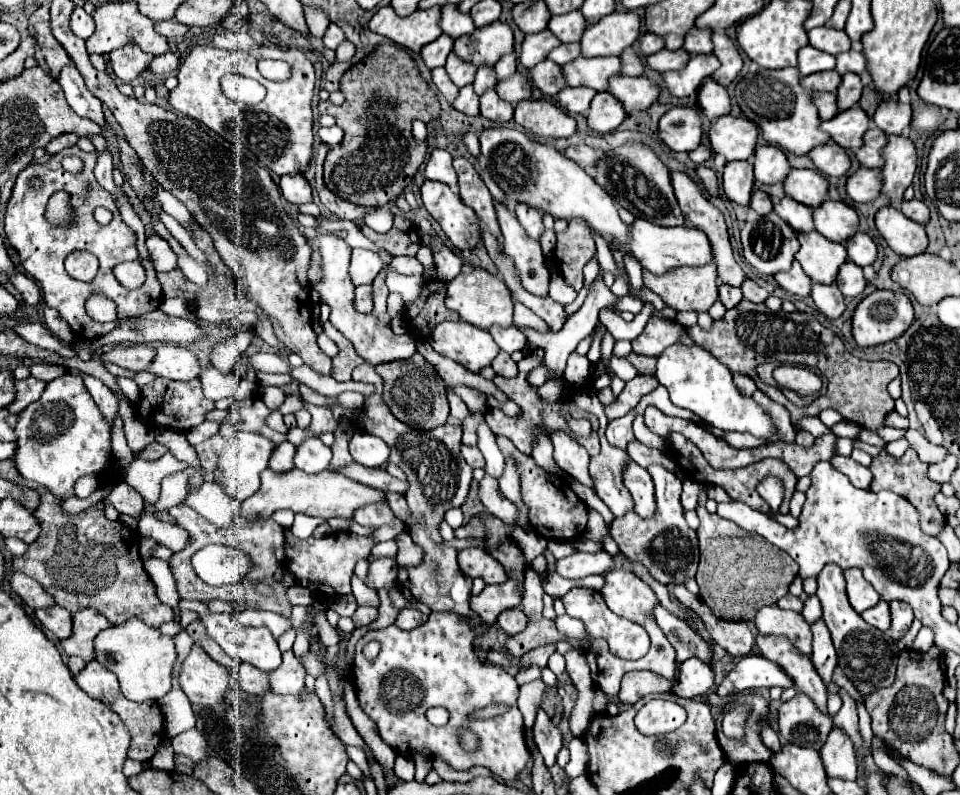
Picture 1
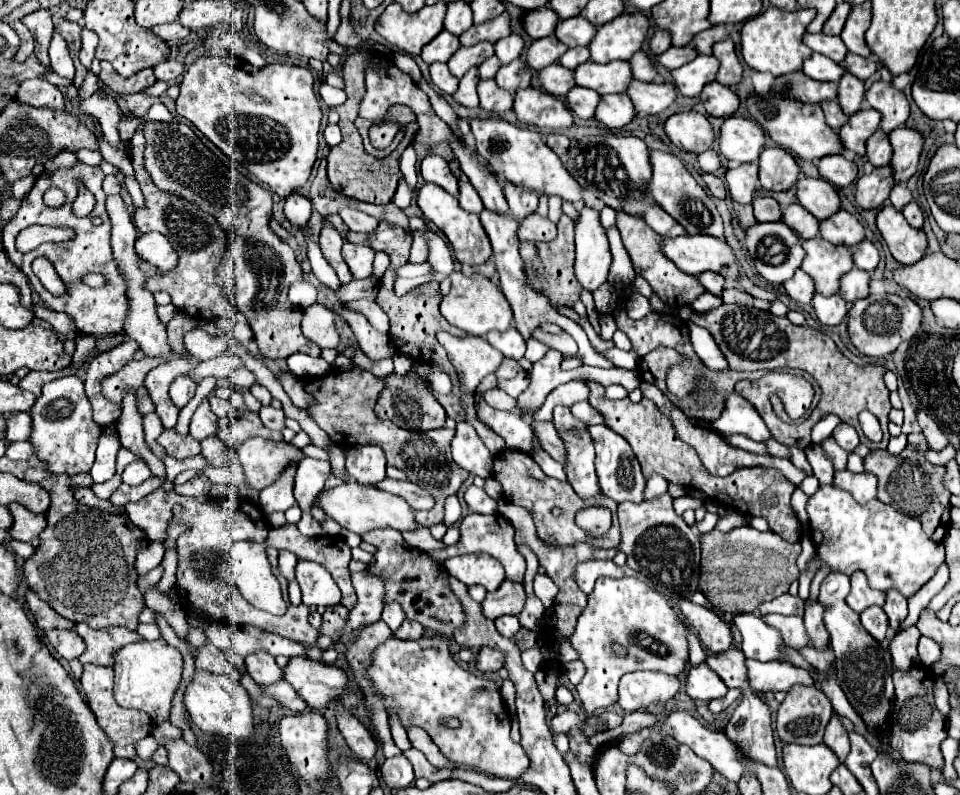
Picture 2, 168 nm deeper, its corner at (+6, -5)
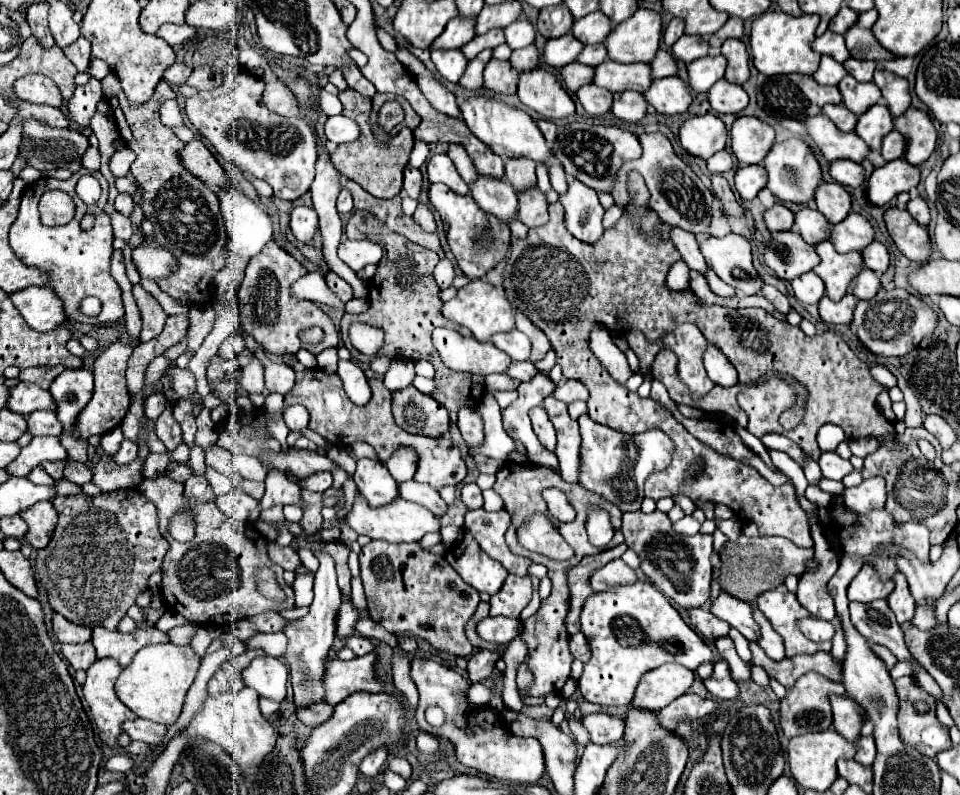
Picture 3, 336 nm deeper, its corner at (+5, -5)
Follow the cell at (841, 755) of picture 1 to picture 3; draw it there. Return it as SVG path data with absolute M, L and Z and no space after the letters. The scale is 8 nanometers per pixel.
M831 694L831 706L833 706L833 724L831 728L841 734L843 738L855 742L859 738L861 724L865 722L863 710L845 696L835 696Z

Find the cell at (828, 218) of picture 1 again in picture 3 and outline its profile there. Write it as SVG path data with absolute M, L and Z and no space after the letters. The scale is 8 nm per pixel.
M851 212L843 222L833 226L829 240L837 252L851 252L851 250L861 252L867 244L873 242L873 238L875 232L869 220L863 218L861 214Z

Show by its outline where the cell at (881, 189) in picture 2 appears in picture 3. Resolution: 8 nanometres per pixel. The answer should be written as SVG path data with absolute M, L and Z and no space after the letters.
M903 158L891 160L889 164L875 168L867 180L867 198L875 206L889 204L901 192L909 192L919 184L919 166L911 166Z

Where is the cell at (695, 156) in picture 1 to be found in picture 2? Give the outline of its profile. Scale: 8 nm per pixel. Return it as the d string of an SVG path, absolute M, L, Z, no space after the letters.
M706 150L698 154L698 164L702 172L716 172L720 168L720 156L714 150Z

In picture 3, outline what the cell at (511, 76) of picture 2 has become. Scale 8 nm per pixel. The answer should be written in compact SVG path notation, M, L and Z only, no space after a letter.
M531 44L531 46L523 48L523 50L515 50L515 52L511 54L511 58L509 58L509 64L511 64L519 74L523 74L523 72L529 72L529 70L535 70L535 68L537 68L537 60L539 60L539 52L537 52L537 48Z

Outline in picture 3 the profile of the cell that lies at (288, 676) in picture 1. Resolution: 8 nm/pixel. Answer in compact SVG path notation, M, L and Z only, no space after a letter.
M365 654L347 662L331 660L325 666L325 702L337 706L355 692L381 692L383 684L375 678L375 654Z

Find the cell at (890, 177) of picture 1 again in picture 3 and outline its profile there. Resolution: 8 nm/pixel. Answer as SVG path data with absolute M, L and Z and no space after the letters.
M909 108L903 116L895 118L895 130L905 138L907 148L903 158L913 166L923 164L933 148L935 148L935 140L937 140L937 132L931 124L931 118L915 108Z

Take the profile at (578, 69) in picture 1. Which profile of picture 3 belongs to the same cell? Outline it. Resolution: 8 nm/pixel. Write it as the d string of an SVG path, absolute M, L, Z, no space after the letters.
M613 60L595 66L593 84L607 88L609 92L625 92L635 90L643 92L651 84L651 70L649 64L619 64Z

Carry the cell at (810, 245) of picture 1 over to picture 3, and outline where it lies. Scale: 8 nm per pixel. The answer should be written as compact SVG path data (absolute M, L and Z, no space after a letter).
M829 240L815 246L821 262L813 268L813 272L825 282L825 296L831 300L841 300L847 294L847 286L851 278L855 278L863 268L863 258L859 252L839 254Z

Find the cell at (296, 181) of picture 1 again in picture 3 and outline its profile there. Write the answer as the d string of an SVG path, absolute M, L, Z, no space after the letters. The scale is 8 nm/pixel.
M297 206L291 212L291 232L297 240L301 242L309 242L315 232L317 232L317 214L313 208L305 208L305 206Z

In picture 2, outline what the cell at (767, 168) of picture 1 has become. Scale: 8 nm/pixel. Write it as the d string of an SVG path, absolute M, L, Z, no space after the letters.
M774 146L760 154L760 184L764 190L786 192L796 186L800 172L800 164L784 148Z

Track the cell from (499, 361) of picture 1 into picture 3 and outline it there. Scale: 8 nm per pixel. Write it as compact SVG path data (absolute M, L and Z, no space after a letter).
M527 360L527 362L511 362L511 366L507 368L505 374L507 374L509 378L527 382L527 380L531 380L531 378L537 374L537 368L535 368L529 360Z

